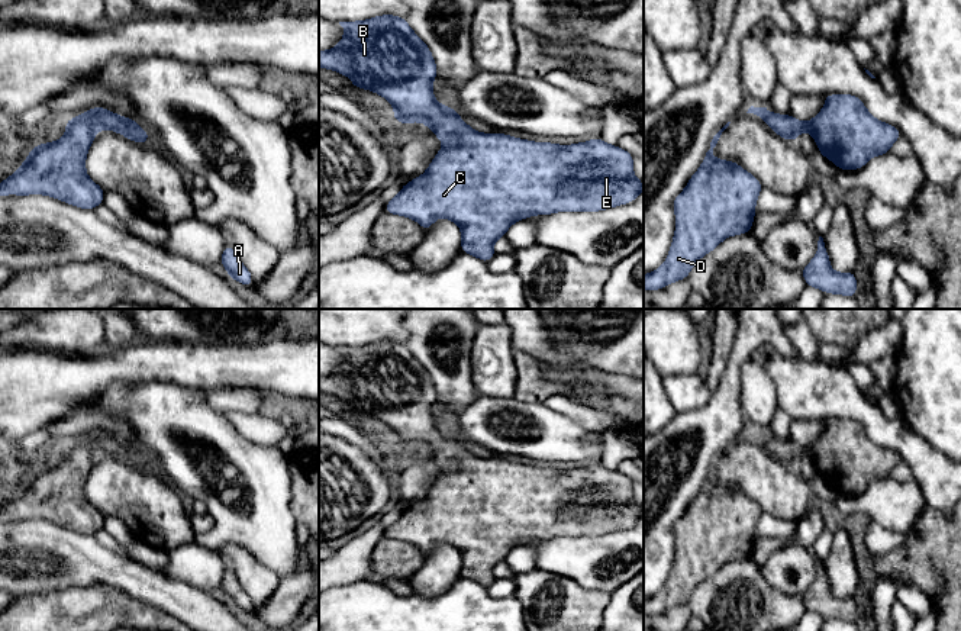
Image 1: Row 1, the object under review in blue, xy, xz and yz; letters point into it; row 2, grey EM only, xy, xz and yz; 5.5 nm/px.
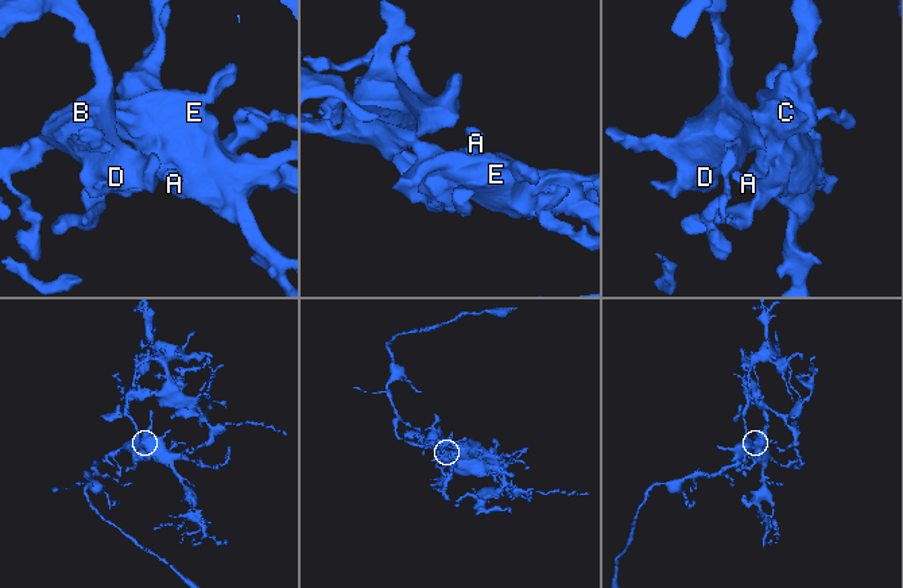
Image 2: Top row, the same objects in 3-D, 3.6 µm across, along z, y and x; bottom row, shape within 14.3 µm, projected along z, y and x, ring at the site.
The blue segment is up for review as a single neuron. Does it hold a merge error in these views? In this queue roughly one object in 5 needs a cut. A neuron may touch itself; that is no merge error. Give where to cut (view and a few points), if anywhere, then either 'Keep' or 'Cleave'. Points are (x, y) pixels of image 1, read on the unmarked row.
No split. Keep

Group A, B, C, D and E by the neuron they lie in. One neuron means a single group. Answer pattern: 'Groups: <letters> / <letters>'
Groups: A B C D E

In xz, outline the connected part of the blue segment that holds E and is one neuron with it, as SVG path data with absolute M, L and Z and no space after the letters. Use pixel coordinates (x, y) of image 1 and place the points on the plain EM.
M383 339L368 345L339 347L339 350L346 358L333 374L319 376L319 392L349 402L352 412L383 421L394 432L394 445L399 448L422 447L444 467L428 495L420 502L406 508L386 528L386 538L415 544L423 556L428 556L438 543L448 543L461 554L461 577L488 587L496 580L493 569L504 561L516 545L555 537L600 537L631 528L644 516L642 505L633 500L632 479L606 469L600 461L588 467L557 470L519 464L503 457L480 458L470 453L455 434L442 431L435 425L432 406L438 400L438 392L428 370L413 357L404 342Z

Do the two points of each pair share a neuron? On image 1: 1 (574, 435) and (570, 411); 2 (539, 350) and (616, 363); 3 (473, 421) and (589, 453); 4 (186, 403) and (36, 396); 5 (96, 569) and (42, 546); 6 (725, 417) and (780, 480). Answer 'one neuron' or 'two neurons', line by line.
1: two neurons
2: two neurons
3: one neuron
4: two neurons
5: one neuron
6: two neurons

